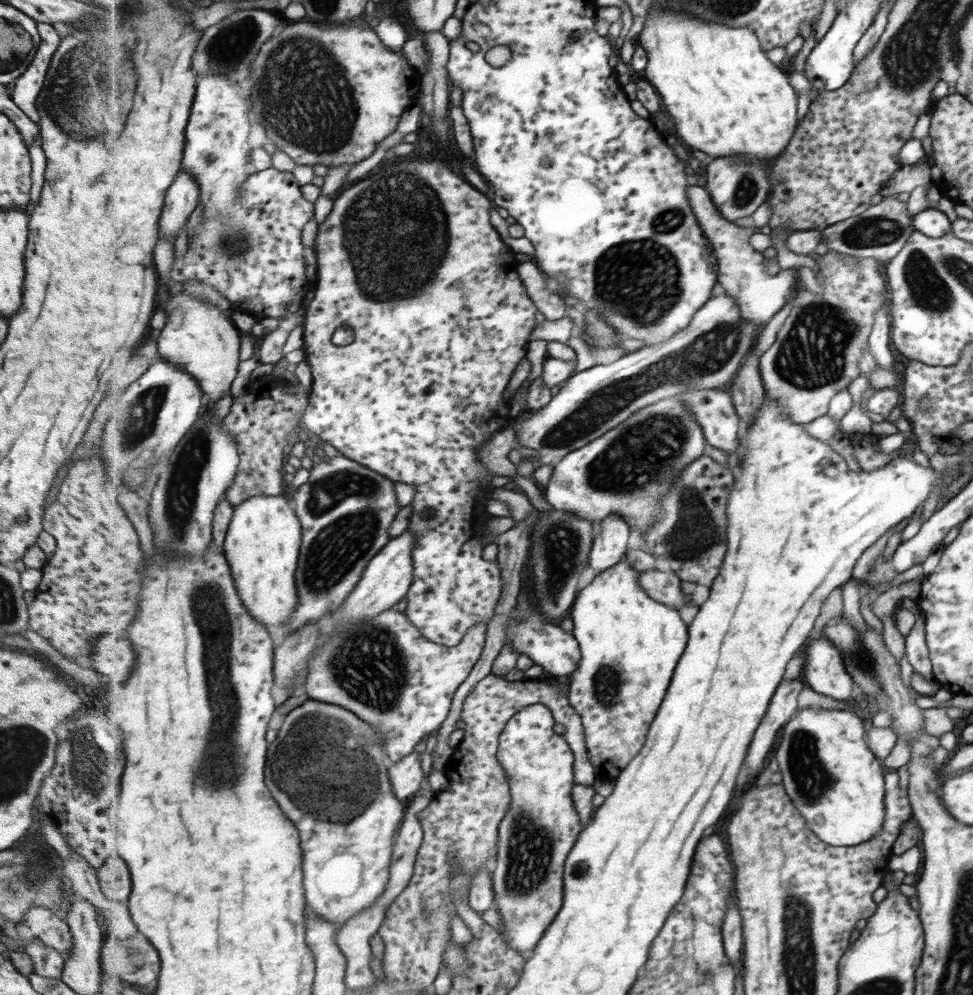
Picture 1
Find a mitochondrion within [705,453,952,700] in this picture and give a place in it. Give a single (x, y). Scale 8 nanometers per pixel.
(860, 657)

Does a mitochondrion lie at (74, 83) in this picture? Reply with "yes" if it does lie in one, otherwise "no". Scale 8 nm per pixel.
yes

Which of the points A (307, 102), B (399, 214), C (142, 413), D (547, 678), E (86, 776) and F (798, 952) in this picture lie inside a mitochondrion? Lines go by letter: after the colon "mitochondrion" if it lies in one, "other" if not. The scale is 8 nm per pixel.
A: mitochondrion
B: mitochondrion
C: mitochondrion
D: other
E: mitochondrion
F: mitochondrion

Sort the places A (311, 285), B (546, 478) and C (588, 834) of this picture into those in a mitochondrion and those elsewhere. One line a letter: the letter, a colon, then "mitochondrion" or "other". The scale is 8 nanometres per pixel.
A: other
B: other
C: other

